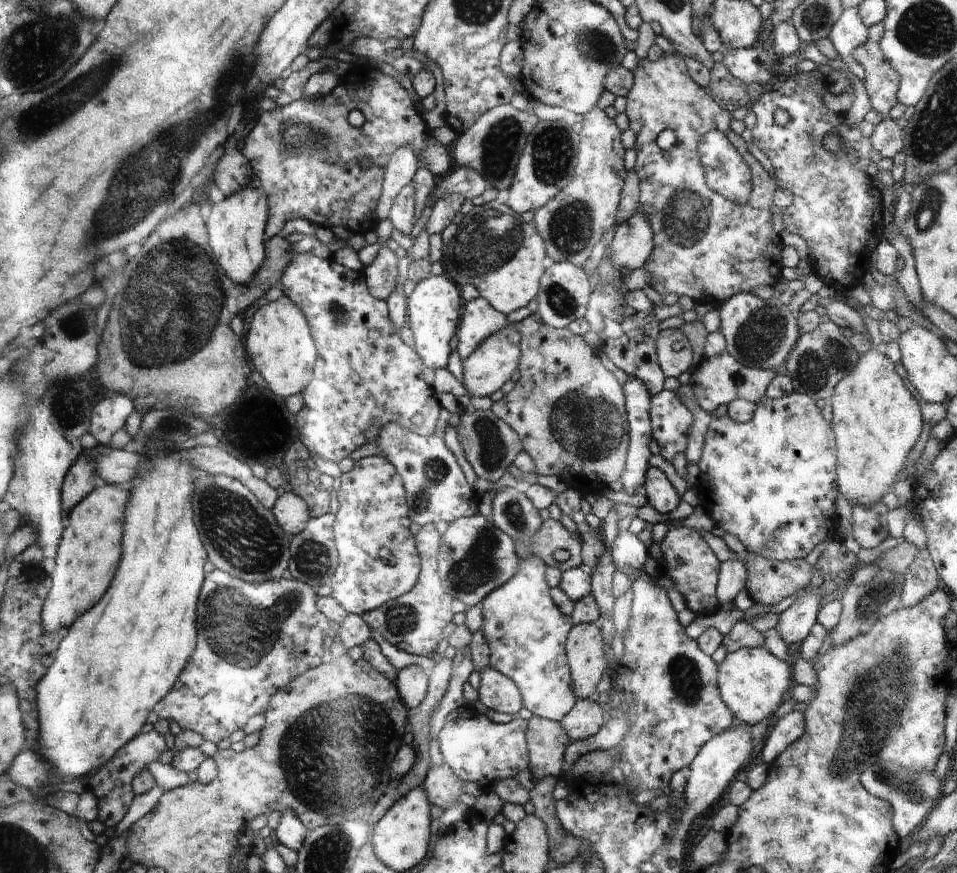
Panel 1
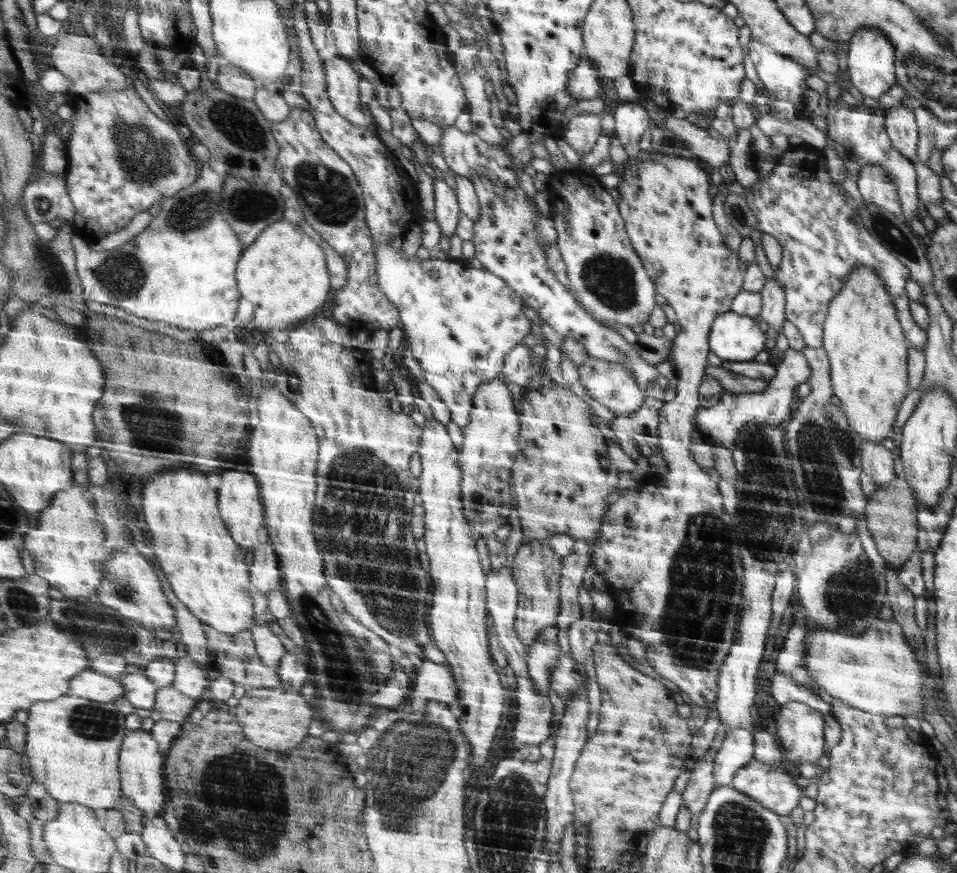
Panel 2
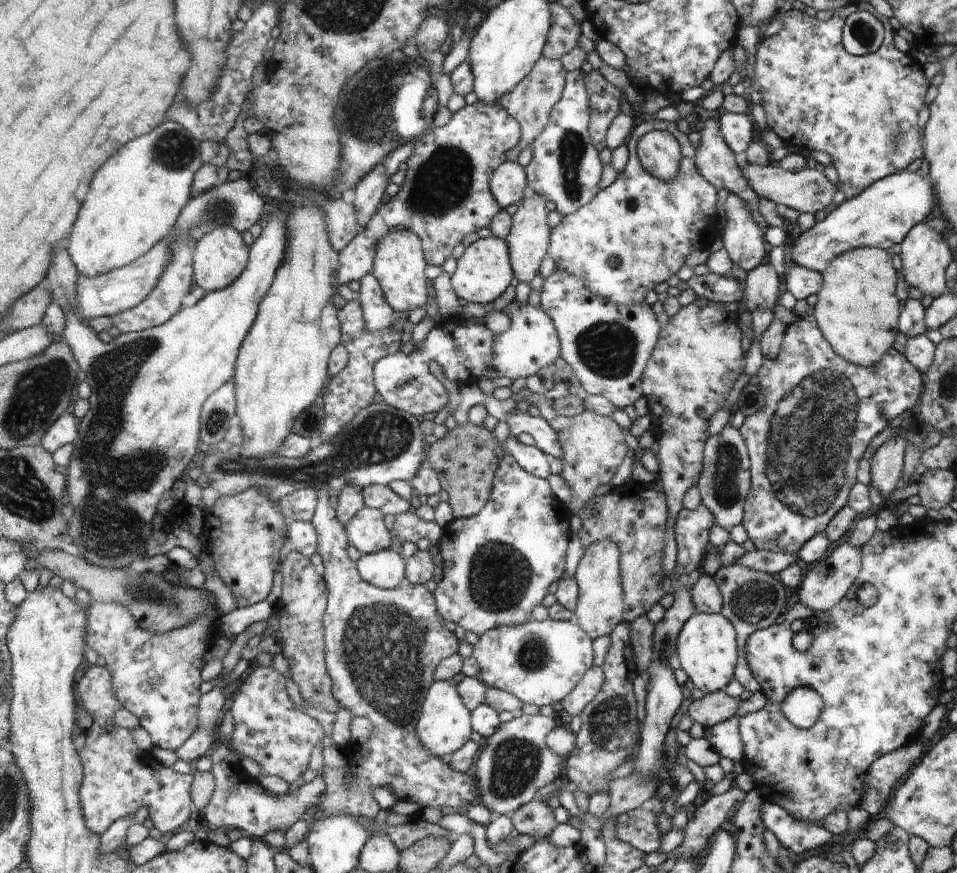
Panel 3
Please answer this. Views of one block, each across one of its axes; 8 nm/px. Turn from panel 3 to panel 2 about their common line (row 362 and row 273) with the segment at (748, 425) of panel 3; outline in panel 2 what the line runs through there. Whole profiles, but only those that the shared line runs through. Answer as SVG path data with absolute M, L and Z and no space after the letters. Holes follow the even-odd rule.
M807 144L793 146L787 154L783 154L779 164L765 180L759 180L747 188L743 198L757 220L755 230L773 236L781 246L781 262L773 268L765 260L759 246L761 234L751 234L755 246L755 264L765 278L773 278L781 286L785 296L785 322L791 322L799 330L805 346L823 346L823 324L831 300L837 296L837 292L841 292L847 276L857 266L871 266L893 300L897 320L911 344L909 348L923 352L927 332L913 322L909 300L903 290L903 282L911 278L909 268L903 266L879 242L875 242L871 234L867 234L863 222L857 218L857 202L851 200L845 186L837 186L837 182L829 178L829 166L825 166L825 156L821 150L813 150Z

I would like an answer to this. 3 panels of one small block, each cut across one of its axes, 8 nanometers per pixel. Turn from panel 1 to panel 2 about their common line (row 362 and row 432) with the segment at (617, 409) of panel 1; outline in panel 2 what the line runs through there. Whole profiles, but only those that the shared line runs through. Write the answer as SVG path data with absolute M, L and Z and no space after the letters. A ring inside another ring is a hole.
M551 384L541 392L525 392L521 408L521 448L517 454L515 470L513 470L513 492L517 498L517 512L521 518L523 540L551 540L553 536L567 534L575 540L585 540L589 550L597 542L599 524L605 520L605 498L613 492L617 482L615 464L603 454L607 450L605 438L599 434L597 426L591 420L591 408L579 400L569 386Z

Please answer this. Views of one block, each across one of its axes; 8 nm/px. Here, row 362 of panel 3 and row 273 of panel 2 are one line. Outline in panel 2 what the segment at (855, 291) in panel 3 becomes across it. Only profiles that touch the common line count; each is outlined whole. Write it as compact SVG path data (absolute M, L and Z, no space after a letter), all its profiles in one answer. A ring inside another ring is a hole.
M857 266L845 280L841 292L831 300L829 312L823 324L823 346L829 356L831 366L831 386L841 398L843 414L849 422L849 426L865 440L881 442L883 438L893 438L893 426L897 420L897 410L901 410L901 402L905 400L909 392L909 372L905 372L905 356L907 344L905 344L903 328L897 320L897 310L893 306L893 300L877 276L877 272L871 266Z

